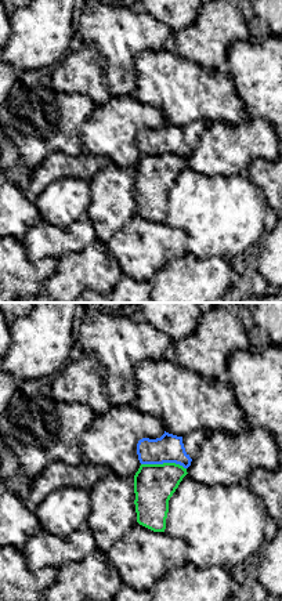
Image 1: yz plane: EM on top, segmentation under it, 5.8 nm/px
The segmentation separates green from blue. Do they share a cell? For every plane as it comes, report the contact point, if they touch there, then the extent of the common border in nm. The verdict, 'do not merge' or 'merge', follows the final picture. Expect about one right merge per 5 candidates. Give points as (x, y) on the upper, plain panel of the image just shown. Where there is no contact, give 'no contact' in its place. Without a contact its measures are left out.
meets green at (163, 154); contact 260 nm long

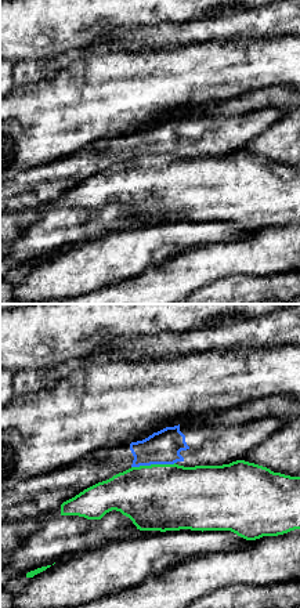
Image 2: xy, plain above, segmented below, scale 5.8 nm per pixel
meets green at (152, 155); contact 260 nm long

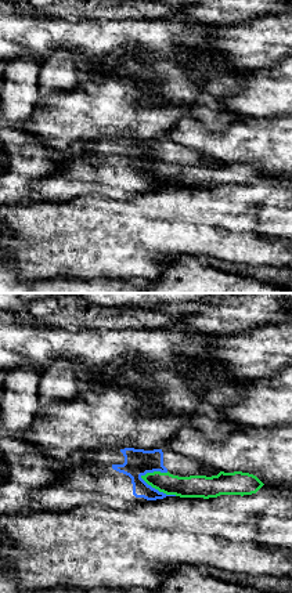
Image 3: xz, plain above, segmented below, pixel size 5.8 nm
meets green at (158, 180); contact 240 nm long

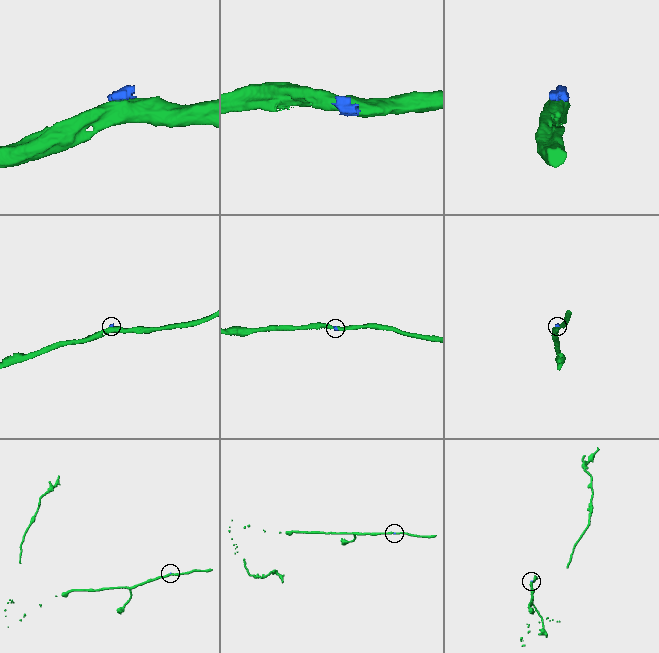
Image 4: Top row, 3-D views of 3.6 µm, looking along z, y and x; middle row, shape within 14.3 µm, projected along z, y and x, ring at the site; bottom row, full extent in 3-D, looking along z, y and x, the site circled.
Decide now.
do not merge

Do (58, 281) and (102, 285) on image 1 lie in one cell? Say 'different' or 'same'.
same

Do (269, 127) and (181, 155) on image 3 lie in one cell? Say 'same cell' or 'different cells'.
different cells

